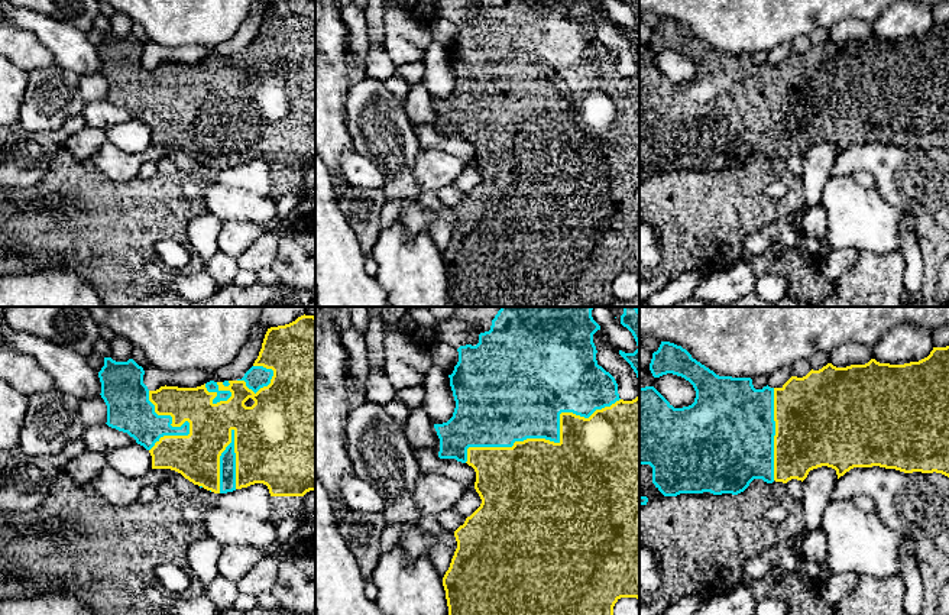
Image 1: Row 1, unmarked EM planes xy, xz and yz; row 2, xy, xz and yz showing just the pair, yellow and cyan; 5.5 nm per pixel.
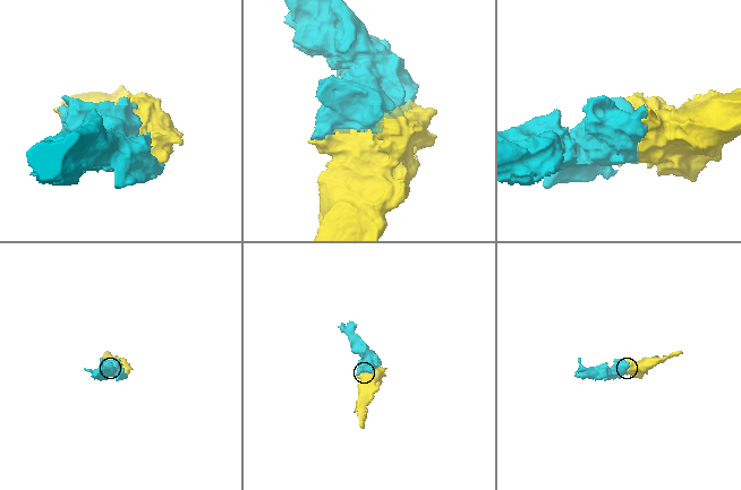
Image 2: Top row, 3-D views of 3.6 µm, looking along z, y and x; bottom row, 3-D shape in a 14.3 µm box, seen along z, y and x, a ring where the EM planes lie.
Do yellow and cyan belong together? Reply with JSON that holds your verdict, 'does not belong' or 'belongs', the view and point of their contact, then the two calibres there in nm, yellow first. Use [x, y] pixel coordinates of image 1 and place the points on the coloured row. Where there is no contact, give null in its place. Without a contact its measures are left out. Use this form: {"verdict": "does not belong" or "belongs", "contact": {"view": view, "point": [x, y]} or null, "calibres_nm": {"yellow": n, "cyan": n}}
{"verdict": "belongs", "contact": {"view": "xz", "point": [549, 440]}, "calibres_nm": {"yellow": 500, "cyan": 400}}

